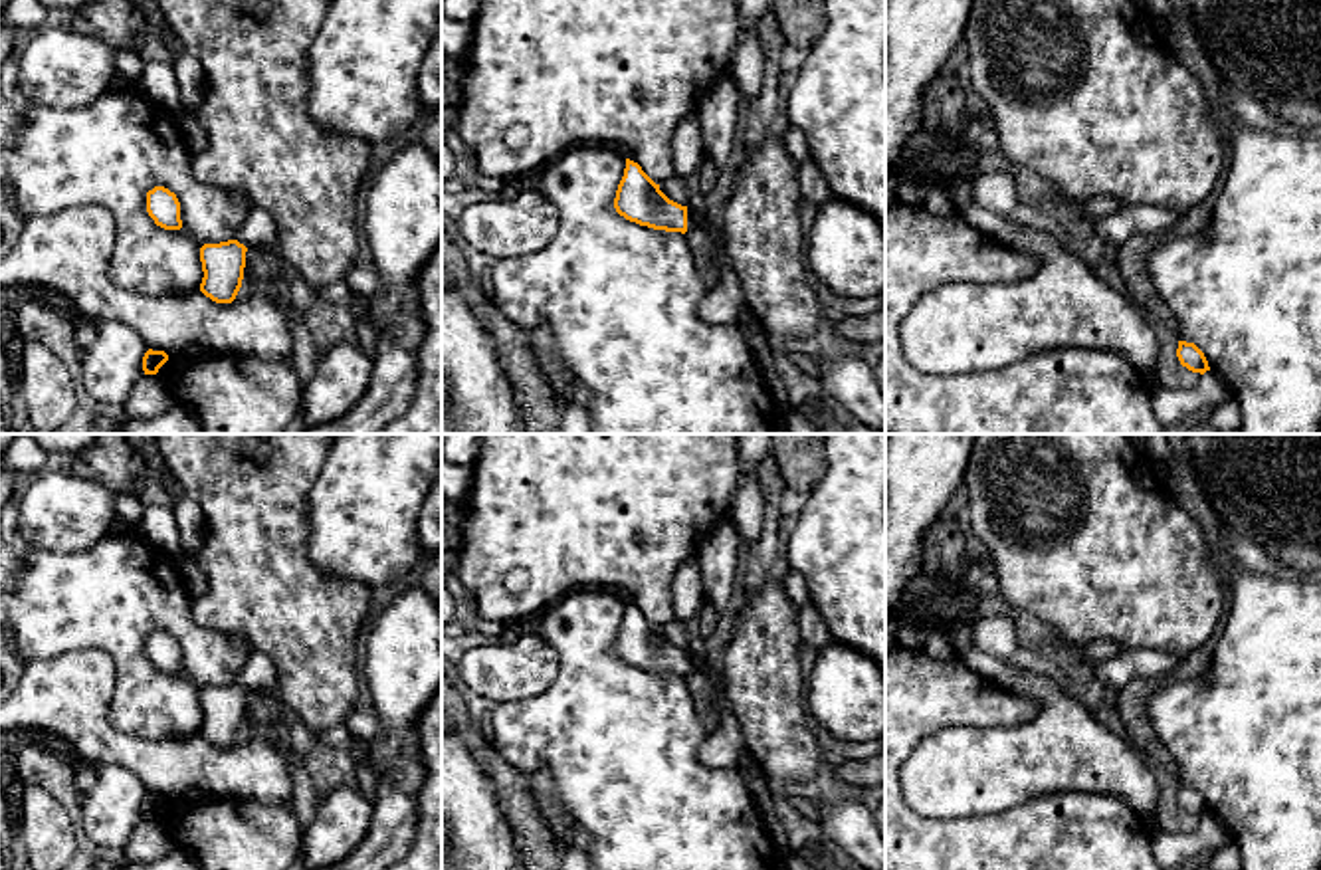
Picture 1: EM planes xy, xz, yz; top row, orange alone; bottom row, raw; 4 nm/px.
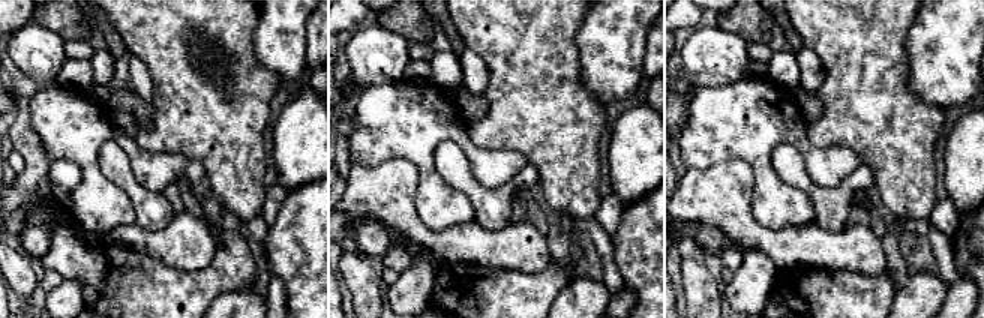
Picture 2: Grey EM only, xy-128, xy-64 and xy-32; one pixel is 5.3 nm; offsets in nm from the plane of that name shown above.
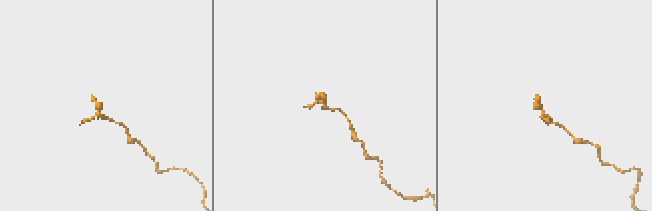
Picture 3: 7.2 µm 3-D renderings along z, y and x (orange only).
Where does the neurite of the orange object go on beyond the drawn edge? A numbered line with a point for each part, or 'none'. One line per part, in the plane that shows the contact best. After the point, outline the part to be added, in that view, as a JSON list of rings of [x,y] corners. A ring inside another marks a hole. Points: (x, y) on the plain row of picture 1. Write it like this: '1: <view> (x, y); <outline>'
1: xz (694, 662); [[[693,650],[687,652],[687,674],[701,670],[701,668],[709,670],[713,676],[719,678],[717,664],[713,664],[707,656],[697,656]]]

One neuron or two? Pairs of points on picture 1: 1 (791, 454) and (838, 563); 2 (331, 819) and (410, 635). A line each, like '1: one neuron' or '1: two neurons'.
1: two neurons
2: two neurons

